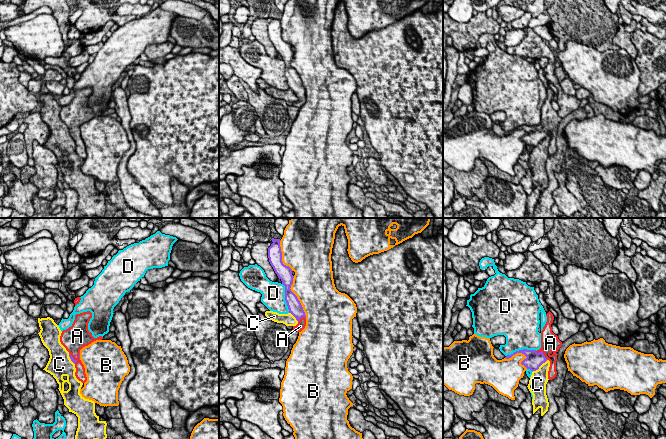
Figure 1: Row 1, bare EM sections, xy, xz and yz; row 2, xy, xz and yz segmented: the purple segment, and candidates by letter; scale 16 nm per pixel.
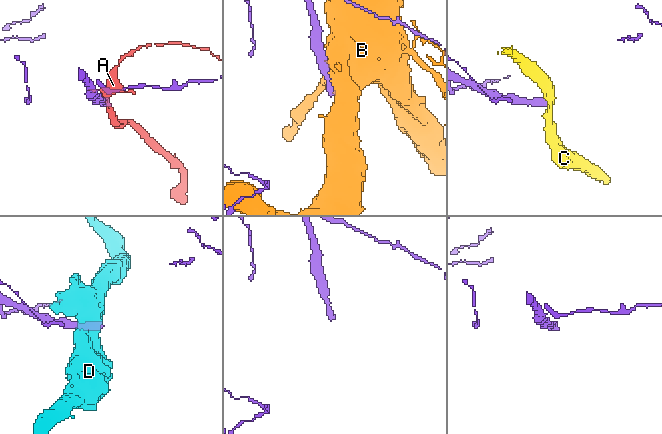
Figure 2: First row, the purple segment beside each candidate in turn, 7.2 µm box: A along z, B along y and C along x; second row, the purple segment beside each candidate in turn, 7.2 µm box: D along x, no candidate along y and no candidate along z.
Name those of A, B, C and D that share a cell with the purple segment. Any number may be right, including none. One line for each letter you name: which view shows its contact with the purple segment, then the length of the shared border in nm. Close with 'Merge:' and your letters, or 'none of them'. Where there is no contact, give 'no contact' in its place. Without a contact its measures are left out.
A: contact in yz; length 260 nm
Merge: A

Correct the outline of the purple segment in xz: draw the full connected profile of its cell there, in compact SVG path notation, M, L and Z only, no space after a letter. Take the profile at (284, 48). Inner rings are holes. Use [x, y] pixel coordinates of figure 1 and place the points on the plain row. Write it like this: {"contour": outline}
{"contour": "M274 14L271 16L273 19L268 24L269 38L278 54L285 62L285 77L287 79L289 89L291 89L298 97L298 100L293 102L293 106L301 108L306 102L306 91L297 72L290 65L294 54L292 51L292 45L289 42L284 41L282 38L282 28L280 23L281 16Z"}

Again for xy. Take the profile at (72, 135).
{"contour": "M90 87L76 90L72 102L63 106L60 112L61 120L69 128L69 133L75 140L75 152L82 159L87 157L87 153L84 141L80 136L80 126L96 116L103 115L102 112L94 114L92 109L88 106L88 99L91 94L92 89Z"}

